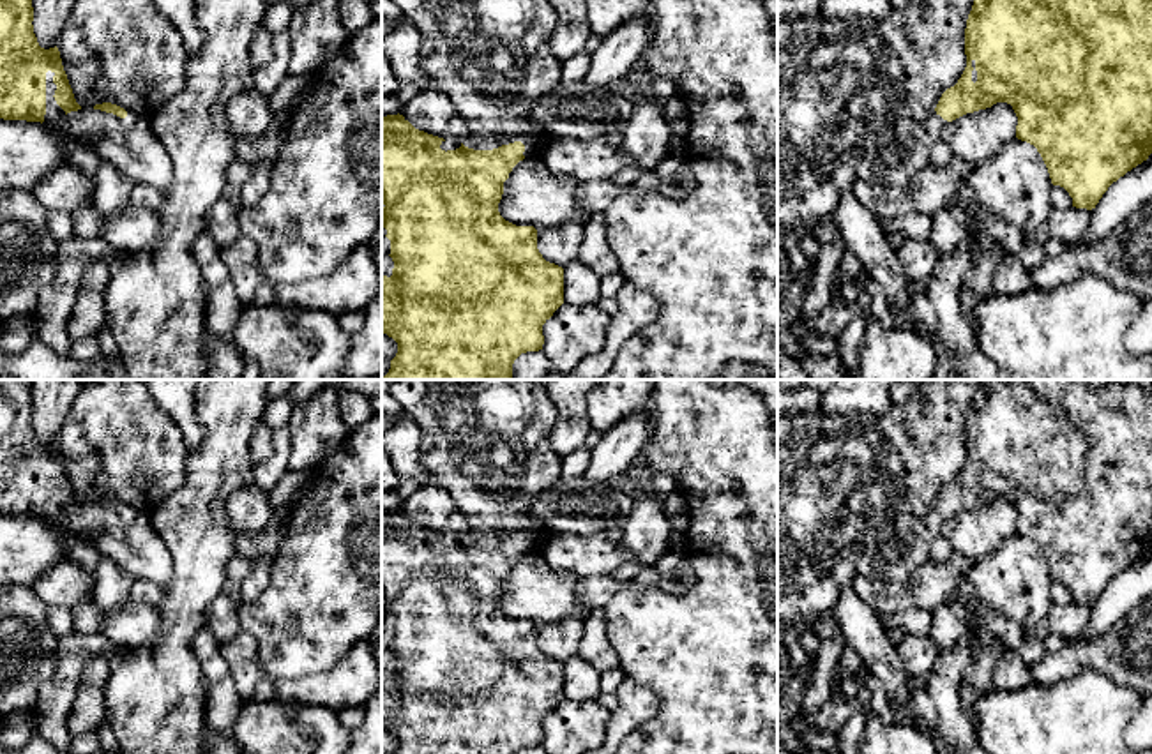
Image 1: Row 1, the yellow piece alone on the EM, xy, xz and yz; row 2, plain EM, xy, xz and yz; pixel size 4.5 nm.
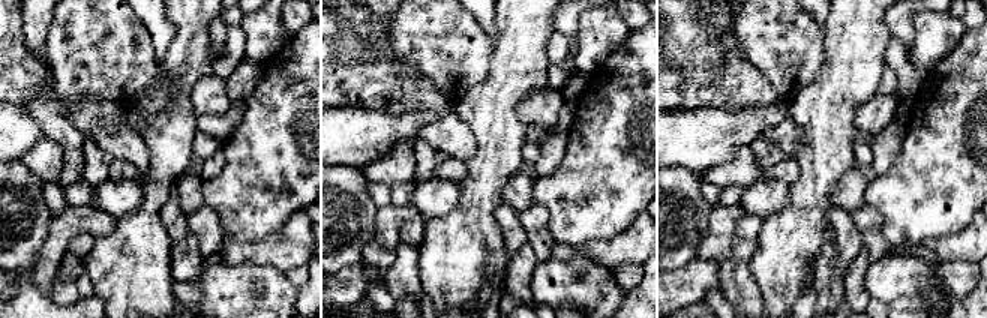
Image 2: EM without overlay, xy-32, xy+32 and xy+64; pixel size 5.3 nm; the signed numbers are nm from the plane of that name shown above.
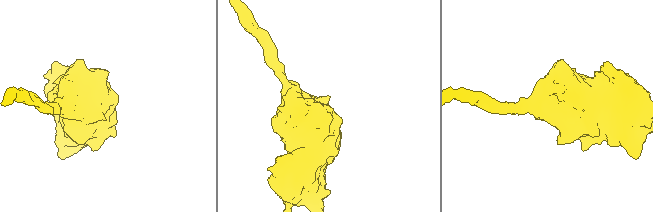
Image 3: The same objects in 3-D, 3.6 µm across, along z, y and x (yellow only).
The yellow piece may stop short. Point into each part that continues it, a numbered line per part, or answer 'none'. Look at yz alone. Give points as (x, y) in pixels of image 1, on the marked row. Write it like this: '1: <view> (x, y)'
1: yz (940, 154)

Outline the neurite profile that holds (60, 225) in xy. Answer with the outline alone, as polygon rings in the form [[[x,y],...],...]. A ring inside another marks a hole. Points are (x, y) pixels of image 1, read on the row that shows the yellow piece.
[[[49,212],[48,228],[57,242],[71,240],[76,237],[72,217],[65,212]]]

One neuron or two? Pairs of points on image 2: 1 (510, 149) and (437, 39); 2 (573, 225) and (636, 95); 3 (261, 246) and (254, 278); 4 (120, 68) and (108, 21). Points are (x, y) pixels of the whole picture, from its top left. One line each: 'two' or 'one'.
1: two
2: one
3: two
4: one

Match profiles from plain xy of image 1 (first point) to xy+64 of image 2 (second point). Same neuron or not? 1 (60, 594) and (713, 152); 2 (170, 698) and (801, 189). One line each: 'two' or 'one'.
1: two
2: one

